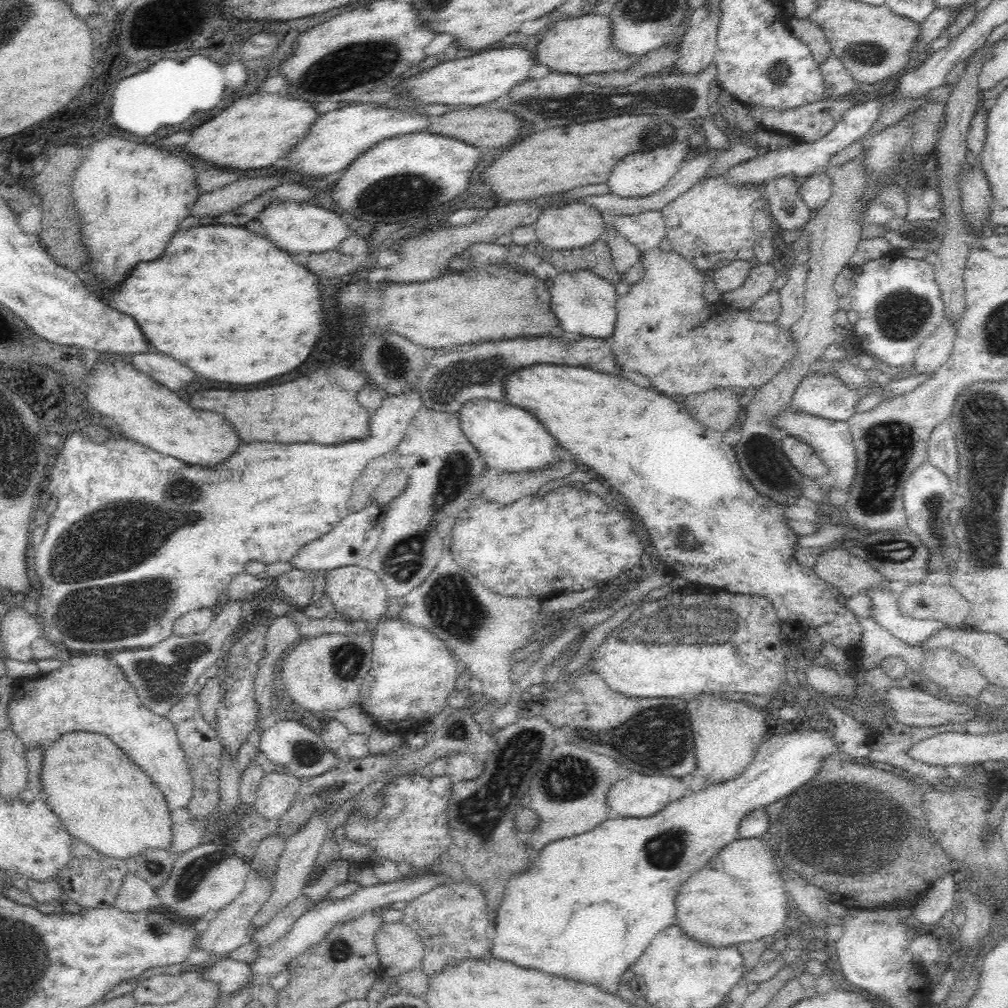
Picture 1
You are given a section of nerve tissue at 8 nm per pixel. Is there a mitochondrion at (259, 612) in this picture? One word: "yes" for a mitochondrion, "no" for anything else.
no

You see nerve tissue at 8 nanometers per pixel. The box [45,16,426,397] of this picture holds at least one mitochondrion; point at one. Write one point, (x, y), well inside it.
(341, 72)

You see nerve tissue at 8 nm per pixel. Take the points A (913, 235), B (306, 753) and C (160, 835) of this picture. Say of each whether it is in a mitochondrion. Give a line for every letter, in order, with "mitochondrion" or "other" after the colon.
A: other
B: mitochondrion
C: other

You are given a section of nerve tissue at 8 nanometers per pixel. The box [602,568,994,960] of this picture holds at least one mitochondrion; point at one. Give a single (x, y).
(846, 853)

